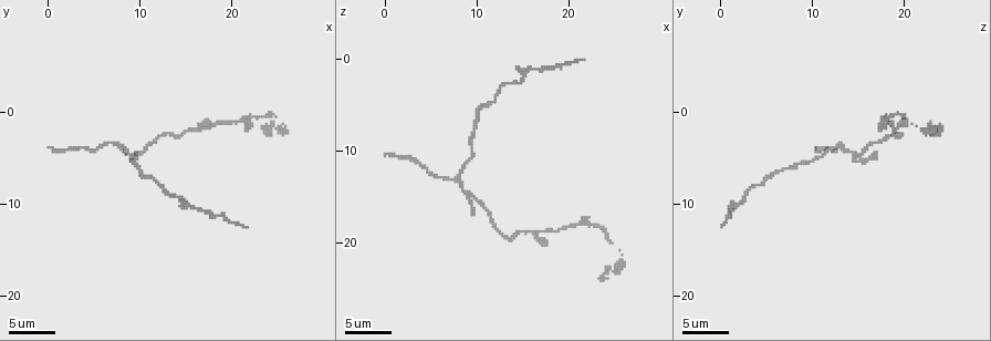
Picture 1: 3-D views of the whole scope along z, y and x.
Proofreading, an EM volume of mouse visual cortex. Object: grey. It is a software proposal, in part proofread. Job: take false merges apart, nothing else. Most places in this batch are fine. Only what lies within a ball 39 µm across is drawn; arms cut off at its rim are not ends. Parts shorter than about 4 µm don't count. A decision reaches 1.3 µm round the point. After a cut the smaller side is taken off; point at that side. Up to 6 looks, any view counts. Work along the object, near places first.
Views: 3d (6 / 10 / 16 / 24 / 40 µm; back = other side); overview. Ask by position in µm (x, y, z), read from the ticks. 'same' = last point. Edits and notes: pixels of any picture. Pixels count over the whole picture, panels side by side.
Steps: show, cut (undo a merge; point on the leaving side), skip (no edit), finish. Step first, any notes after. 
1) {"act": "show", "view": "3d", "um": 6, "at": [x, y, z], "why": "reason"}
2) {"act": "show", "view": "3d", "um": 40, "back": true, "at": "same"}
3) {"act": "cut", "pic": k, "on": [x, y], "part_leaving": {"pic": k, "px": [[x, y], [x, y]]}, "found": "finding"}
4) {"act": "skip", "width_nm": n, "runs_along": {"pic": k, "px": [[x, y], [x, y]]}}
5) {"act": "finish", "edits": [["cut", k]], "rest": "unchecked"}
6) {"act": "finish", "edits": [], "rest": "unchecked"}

{"act": "show", "view": "3d", "um": 10, "at": [11.0, 3.8, 16.2], "why": "calibre changes"}

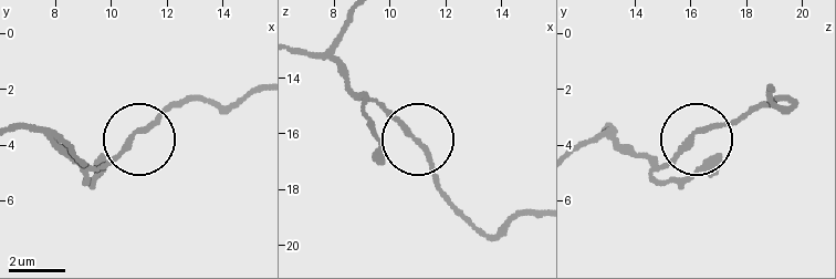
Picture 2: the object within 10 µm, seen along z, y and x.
{"act": "skip", "runs_along": {"pic": 2, "px": [[662, 168], [704, 131], [752, 114]]}, "found": "all the same neuron"}

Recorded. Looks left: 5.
{"act": "show", "view": "3d", "um": 16, "at": [7.6, 3.4, 13.4], "why": "branch point"}

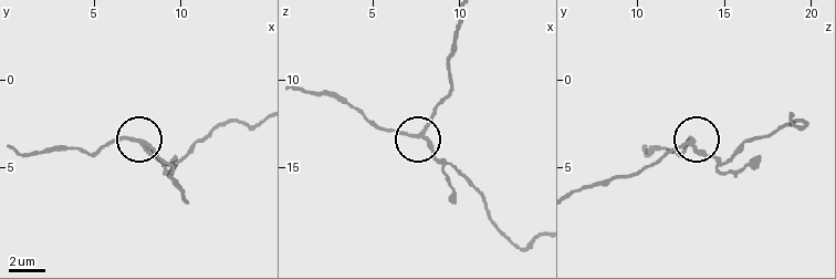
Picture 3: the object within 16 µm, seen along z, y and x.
{"act": "show", "view": "3d", "um": 6, "at": [7.6, 3.6, 13.3], "why": "zoom in"}

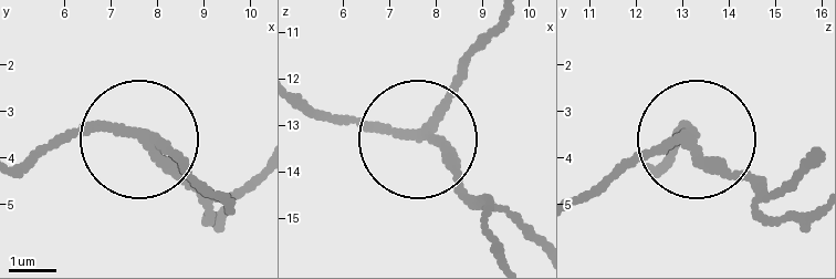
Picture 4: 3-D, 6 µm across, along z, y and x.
{"act": "skip", "arms": 3, "found": "all the same neuron"}

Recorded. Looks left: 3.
{"act": "show", "view": "3d", "um": 6, "at": [9.4, 5.4, 9.2], "why": "sudden change in width"}

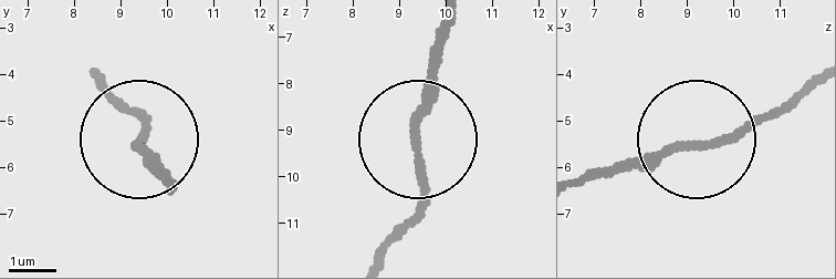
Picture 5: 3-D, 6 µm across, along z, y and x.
{"act": "show", "view": "3d", "um": 6, "back": true, "at": [9.40, 5.50, 9.35], "why": "other side"}

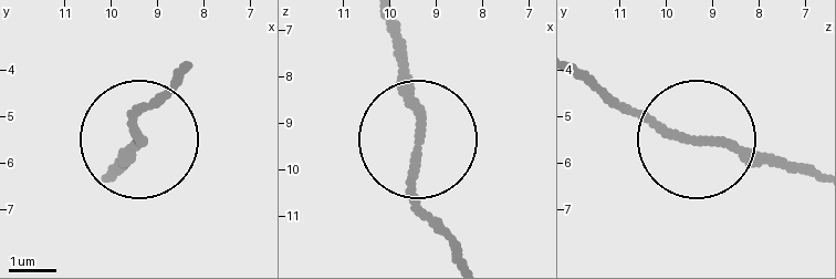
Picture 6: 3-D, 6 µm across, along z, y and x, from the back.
{"act": "skip", "found": "one neuron here"}

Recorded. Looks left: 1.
{"act": "finish", "edits": [], "rest": "unchecked"}

